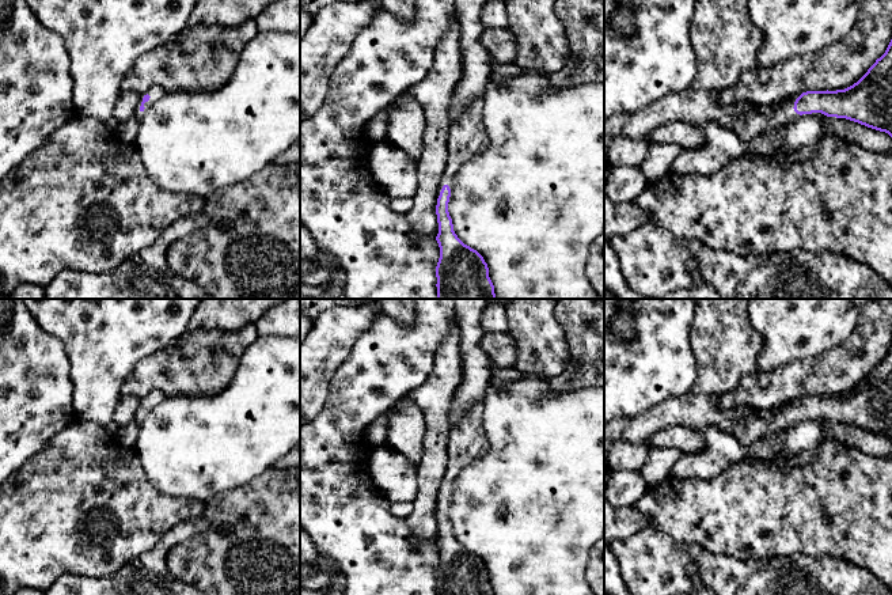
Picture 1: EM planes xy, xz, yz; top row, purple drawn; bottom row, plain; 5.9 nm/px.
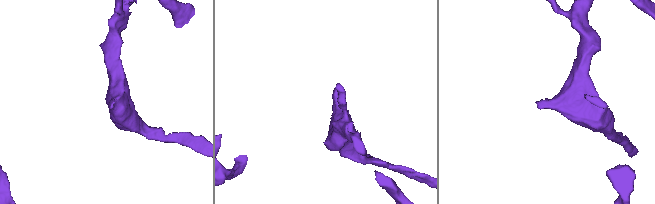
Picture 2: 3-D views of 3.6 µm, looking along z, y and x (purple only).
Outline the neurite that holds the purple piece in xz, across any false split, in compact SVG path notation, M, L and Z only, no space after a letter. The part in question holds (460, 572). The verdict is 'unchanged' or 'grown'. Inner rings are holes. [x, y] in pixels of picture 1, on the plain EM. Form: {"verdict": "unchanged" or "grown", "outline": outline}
{"verdict": "grown", "outline": "M475 403L448 432L448 465L444 490L436 509L439 538L436 545L440 562L436 571L437 595L494 595L483 561L464 549L453 535L448 516L449 488L458 474L471 462L482 458L490 448L483 429L483 403Z"}

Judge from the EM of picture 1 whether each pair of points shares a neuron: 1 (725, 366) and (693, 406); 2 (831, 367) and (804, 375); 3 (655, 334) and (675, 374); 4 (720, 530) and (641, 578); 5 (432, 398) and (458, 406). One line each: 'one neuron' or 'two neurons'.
1: two neurons
2: one neuron
3: one neuron
4: two neurons
5: two neurons

